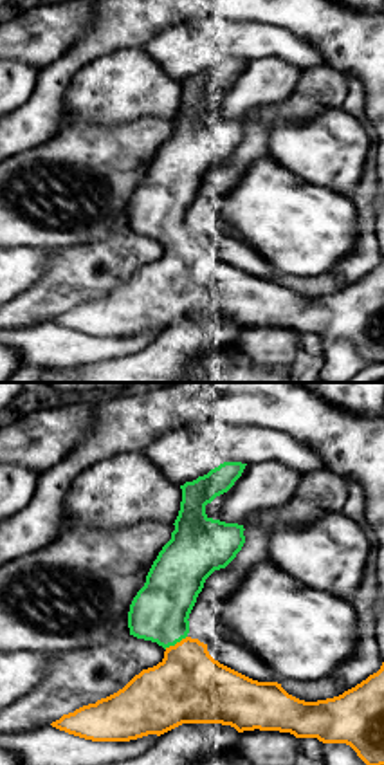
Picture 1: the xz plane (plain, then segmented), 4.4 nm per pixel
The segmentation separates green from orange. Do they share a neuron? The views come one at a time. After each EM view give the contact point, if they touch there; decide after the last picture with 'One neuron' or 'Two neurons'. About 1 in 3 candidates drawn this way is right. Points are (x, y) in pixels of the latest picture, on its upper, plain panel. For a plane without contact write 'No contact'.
Touches green at (175, 239)

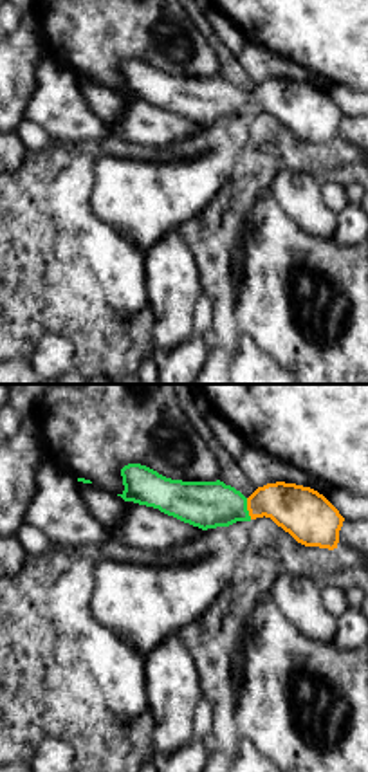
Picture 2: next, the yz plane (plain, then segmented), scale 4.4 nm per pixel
Touches green at (246, 105)

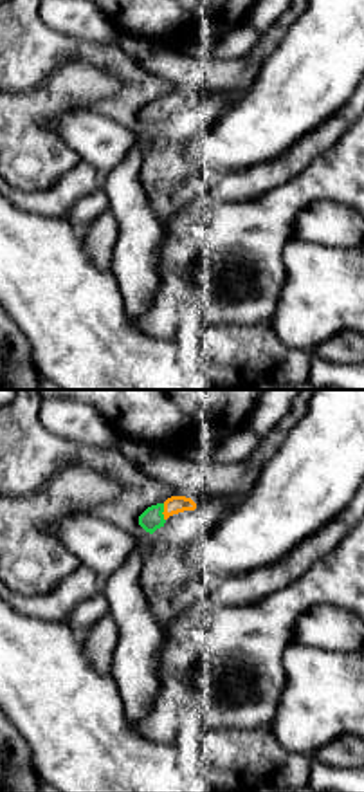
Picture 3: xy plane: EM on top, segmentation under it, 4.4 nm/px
Touches green at (163, 107)

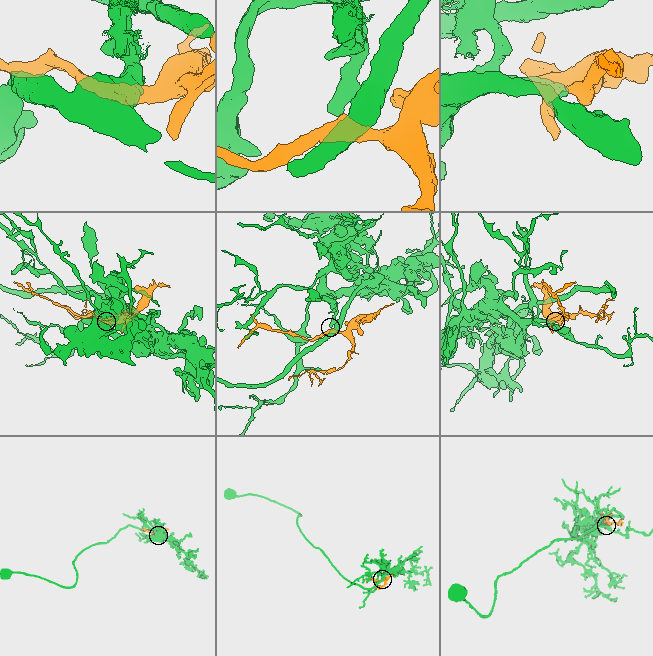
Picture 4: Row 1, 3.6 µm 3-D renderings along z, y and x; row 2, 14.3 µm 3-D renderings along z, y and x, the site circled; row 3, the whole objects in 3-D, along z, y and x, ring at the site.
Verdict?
One neuron

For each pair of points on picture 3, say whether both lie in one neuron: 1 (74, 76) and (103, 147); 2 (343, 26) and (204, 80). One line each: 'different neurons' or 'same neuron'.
1: different neurons
2: different neurons

